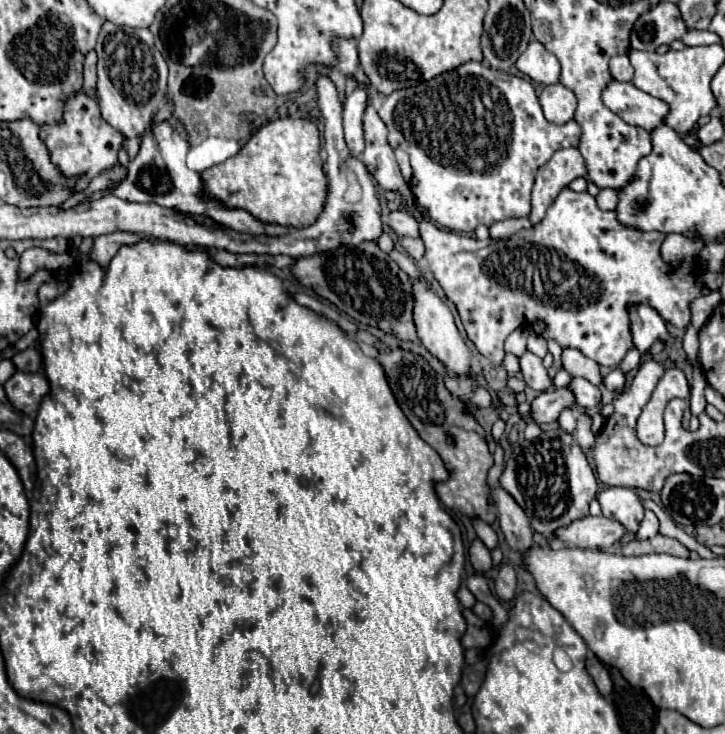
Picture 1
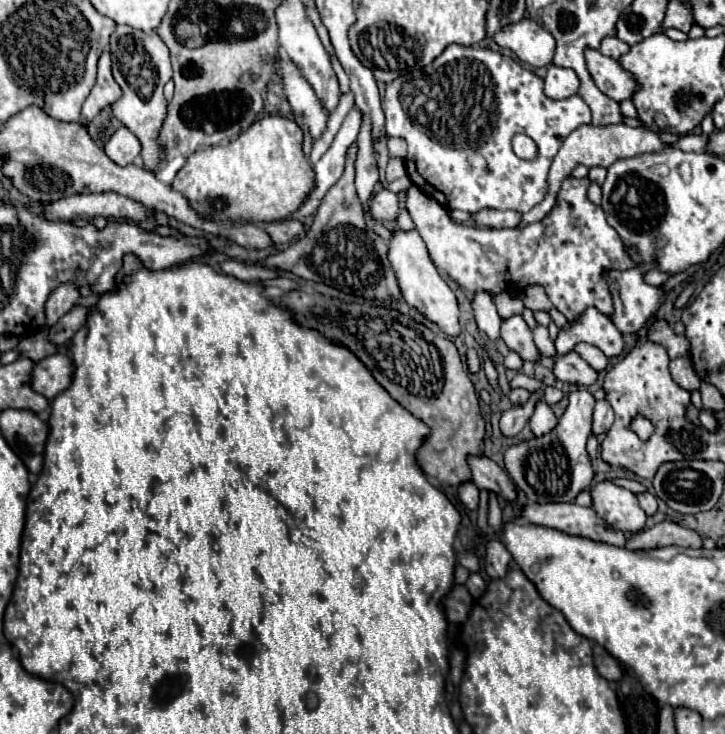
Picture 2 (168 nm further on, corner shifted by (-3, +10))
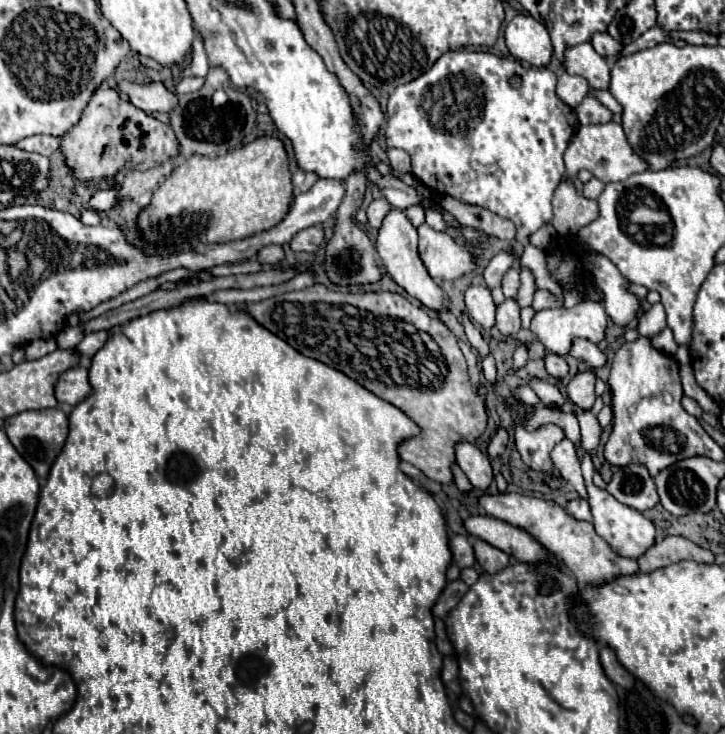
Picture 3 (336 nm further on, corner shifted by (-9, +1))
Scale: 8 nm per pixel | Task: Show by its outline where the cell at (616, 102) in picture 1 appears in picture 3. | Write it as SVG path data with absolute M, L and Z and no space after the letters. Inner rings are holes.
M589 42L567 48L563 68L569 74L587 78L591 88L609 88L609 64L593 50Z

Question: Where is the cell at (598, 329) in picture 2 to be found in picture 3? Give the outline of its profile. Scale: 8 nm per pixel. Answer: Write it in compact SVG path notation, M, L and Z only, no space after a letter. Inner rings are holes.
M583 300L573 308L559 308L559 310L539 310L535 312L533 320L531 320L531 332L547 346L549 352L555 352L559 356L567 354L567 350L571 348L571 338L587 338L591 342L599 342L605 336L605 326L607 326L607 314L605 308L599 302L593 300Z

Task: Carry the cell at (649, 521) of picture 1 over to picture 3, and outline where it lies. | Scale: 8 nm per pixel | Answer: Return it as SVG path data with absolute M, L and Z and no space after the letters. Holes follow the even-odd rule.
M627 464L615 468L607 482L607 492L621 504L627 504L639 512L653 508L659 502L655 482L643 464Z

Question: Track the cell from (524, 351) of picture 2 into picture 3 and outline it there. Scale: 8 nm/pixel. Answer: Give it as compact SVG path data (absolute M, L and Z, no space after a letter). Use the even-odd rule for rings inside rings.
M505 298L505 302L497 306L497 310L495 310L495 326L501 330L503 336L511 336L521 328L519 304L513 298Z

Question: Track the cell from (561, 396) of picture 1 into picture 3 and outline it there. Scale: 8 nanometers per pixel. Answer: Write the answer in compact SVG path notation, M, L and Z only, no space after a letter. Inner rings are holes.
M499 428L495 432L495 436L489 440L489 446L487 446L487 454L489 458L495 458L495 456L501 456L505 452L505 446L507 446L507 440L509 440L509 434L505 428Z

